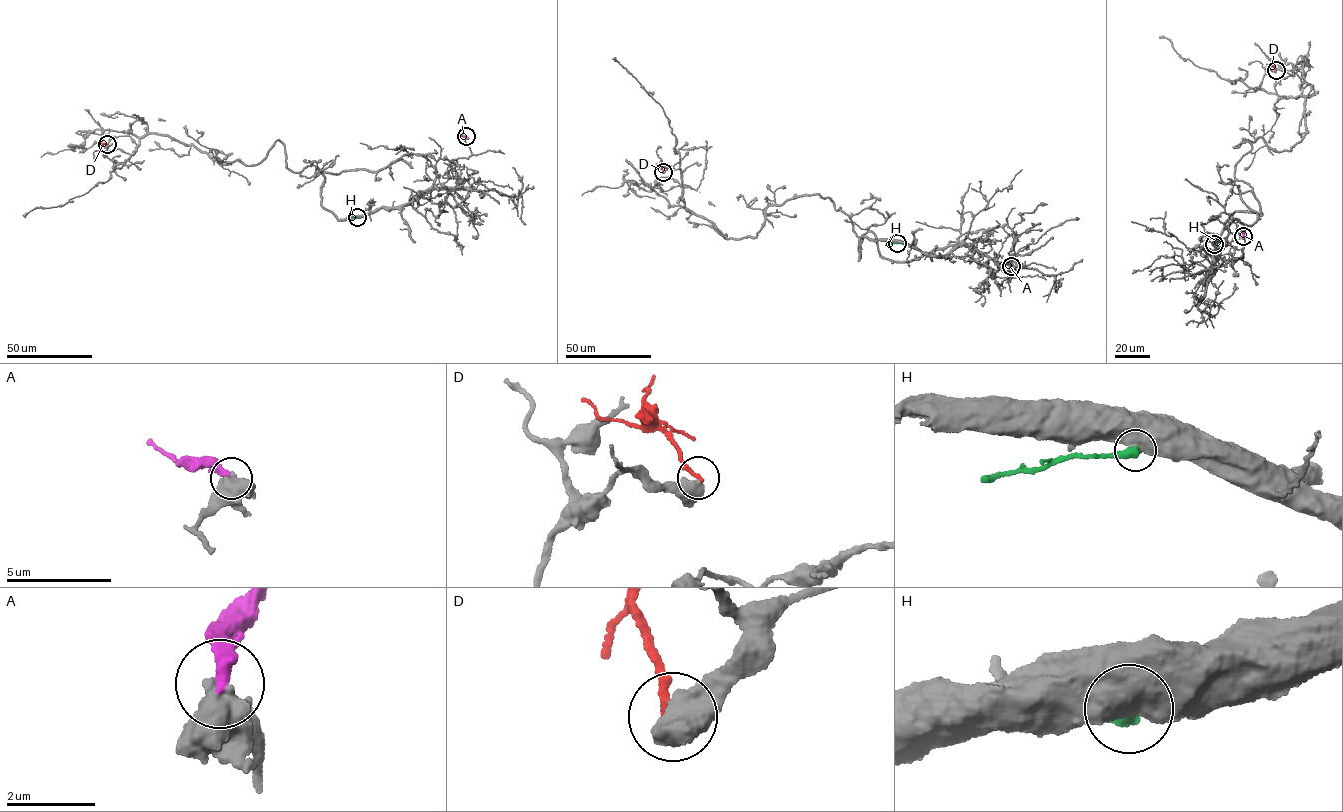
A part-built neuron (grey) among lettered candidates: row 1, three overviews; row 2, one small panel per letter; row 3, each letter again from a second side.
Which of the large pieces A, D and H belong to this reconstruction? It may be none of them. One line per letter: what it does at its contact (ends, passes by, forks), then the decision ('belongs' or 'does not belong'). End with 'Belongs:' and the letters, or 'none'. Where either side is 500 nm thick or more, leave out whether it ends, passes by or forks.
A: does not belong
D: does not belong
H: does not belong
Belongs: none

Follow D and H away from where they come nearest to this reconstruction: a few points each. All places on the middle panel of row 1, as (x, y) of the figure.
D: (663, 172), (660, 160)
H: (897, 243), (885, 245)

